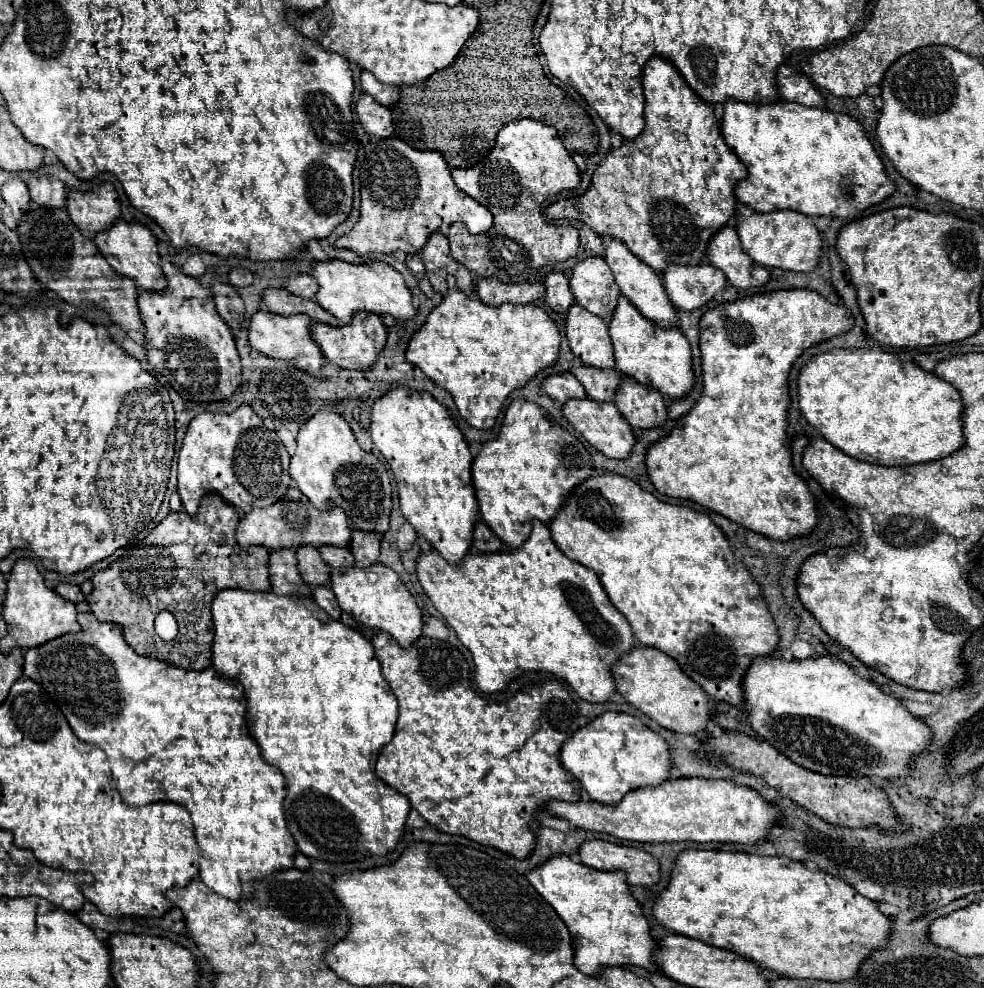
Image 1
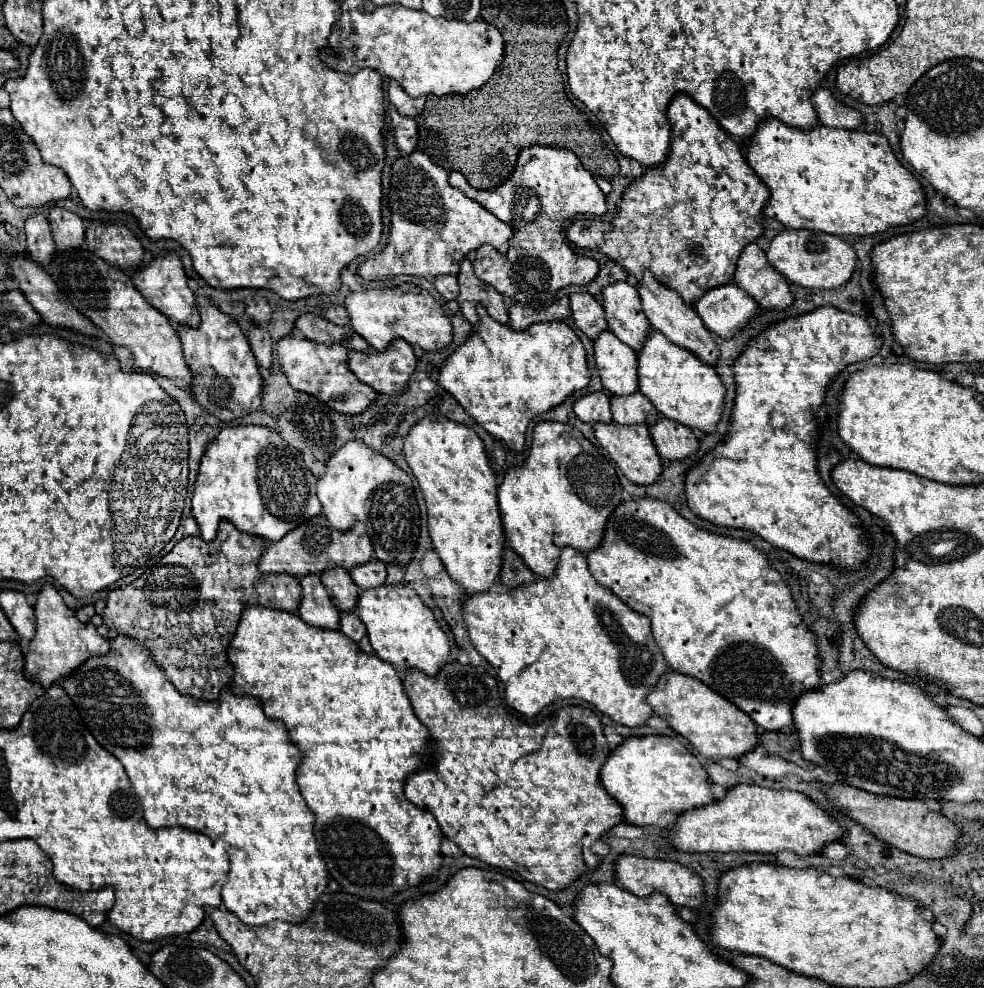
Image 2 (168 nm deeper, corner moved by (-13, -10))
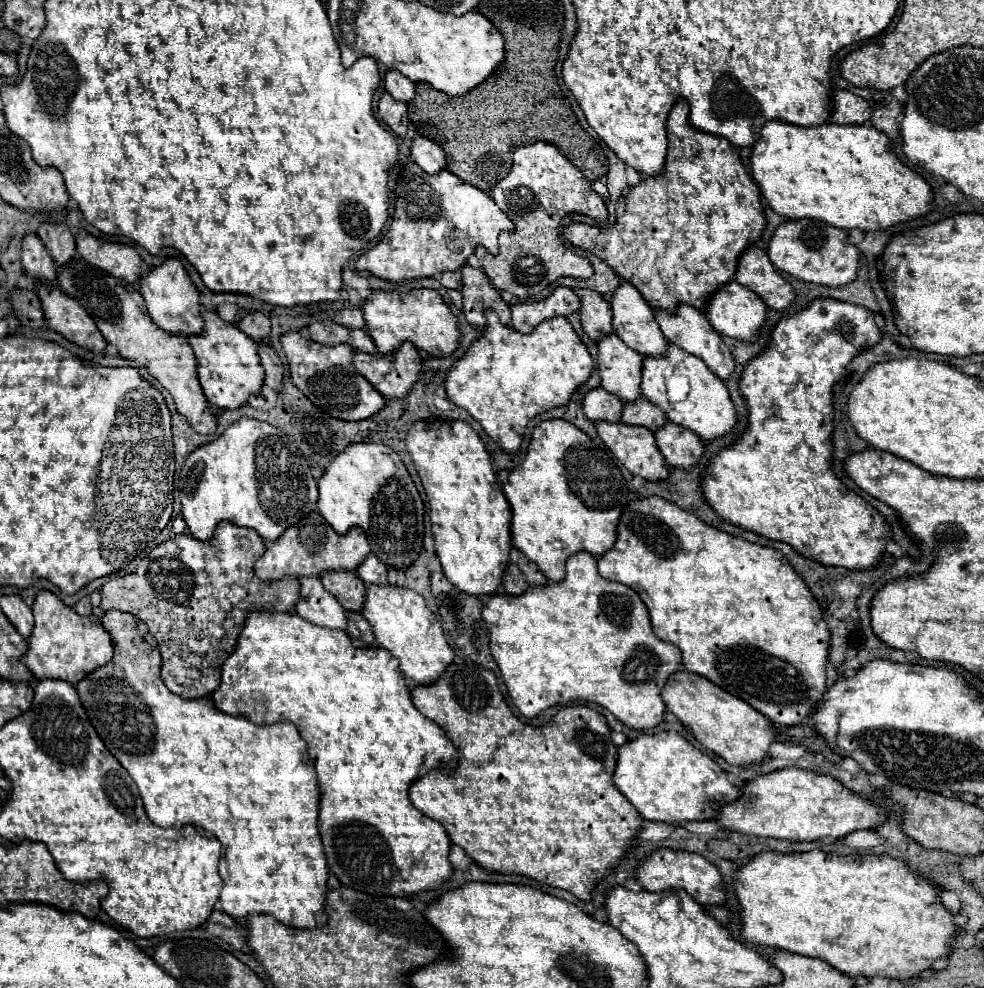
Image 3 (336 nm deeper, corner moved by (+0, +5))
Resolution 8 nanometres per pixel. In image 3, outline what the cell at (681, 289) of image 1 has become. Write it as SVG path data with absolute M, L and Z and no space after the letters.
M730 282L726 286L722 286L710 300L706 306L706 318L710 320L710 324L714 326L716 332L720 332L722 336L730 336L742 342L754 342L760 336L760 328L764 326L766 320L766 304L750 290L744 288L738 282Z

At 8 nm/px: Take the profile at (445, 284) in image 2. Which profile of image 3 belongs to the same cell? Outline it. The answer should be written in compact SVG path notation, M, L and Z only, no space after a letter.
M456 270L456 272L444 272L444 274L440 276L440 282L442 282L444 288L454 288L454 290L458 290L458 288L462 286L462 272L460 272L460 270Z

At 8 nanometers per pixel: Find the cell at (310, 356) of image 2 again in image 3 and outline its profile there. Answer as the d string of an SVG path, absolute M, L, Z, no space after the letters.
M288 332L282 336L282 348L290 366L290 380L294 382L294 386L312 404L328 412L332 418L348 420L348 422L366 420L384 408L384 398L352 366L354 350L348 348L346 344L328 348L324 344L316 344L314 340L306 340L300 332Z

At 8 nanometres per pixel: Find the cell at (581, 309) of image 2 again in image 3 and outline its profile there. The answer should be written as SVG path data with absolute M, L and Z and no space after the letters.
M574 290L574 292L580 296L580 302L582 302L580 316L582 316L584 332L590 338L594 338L594 342L612 334L614 328L612 328L610 302L592 290Z

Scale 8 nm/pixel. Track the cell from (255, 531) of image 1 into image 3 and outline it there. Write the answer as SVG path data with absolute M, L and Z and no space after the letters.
M314 512L296 528L288 528L288 532L284 532L284 536L276 540L276 544L268 544L264 556L256 562L256 576L260 576L260 580L280 580L284 576L320 578L324 572L332 570L356 572L368 554L370 544L368 538L364 536L364 530L352 528L348 536L340 536L324 522L324 518L318 512Z

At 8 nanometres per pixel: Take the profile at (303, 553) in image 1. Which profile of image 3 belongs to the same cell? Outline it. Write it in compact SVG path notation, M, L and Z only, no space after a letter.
M326 572L322 576L324 588L336 596L336 600L348 612L362 612L366 600L366 584L352 572Z

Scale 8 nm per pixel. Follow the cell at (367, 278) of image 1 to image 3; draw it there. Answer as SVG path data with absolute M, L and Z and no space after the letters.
M374 290L372 298L364 302L362 312L368 324L366 330L382 354L392 354L404 342L412 342L430 356L450 356L460 344L458 320L436 290L412 290L410 294Z

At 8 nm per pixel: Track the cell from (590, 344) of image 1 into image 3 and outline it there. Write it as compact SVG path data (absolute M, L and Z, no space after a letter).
M616 334L598 342L598 368L602 388L620 400L634 402L642 396L642 360L638 352L628 348Z

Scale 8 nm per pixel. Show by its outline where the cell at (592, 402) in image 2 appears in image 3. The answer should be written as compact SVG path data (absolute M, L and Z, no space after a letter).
M596 388L584 398L584 414L594 422L620 422L624 402L604 388Z

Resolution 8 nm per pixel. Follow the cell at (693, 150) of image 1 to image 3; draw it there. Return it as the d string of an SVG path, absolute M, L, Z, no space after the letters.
M676 102L668 118L668 156L666 172L658 178L642 178L642 182L624 196L624 214L614 226L570 224L564 228L564 238L600 260L604 260L622 280L636 286L638 292L654 310L674 312L678 304L688 304L704 312L708 298L736 276L738 258L744 248L750 248L766 228L762 196L756 182L746 172L734 146L714 134L692 130L688 122L688 104Z

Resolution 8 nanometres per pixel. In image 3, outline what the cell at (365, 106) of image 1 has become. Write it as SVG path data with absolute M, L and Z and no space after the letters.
M388 92L382 94L378 102L378 118L400 138L406 136L406 126L408 126L408 106L404 102L394 100Z

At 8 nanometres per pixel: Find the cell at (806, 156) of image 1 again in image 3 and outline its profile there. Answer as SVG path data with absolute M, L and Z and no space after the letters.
M770 122L762 128L760 140L752 148L752 178L770 208L790 220L812 218L824 220L836 228L858 228L864 232L886 230L904 224L912 218L926 216L932 210L934 194L930 184L898 160L890 138L872 126L836 126L824 124L816 128L792 126L784 122Z

